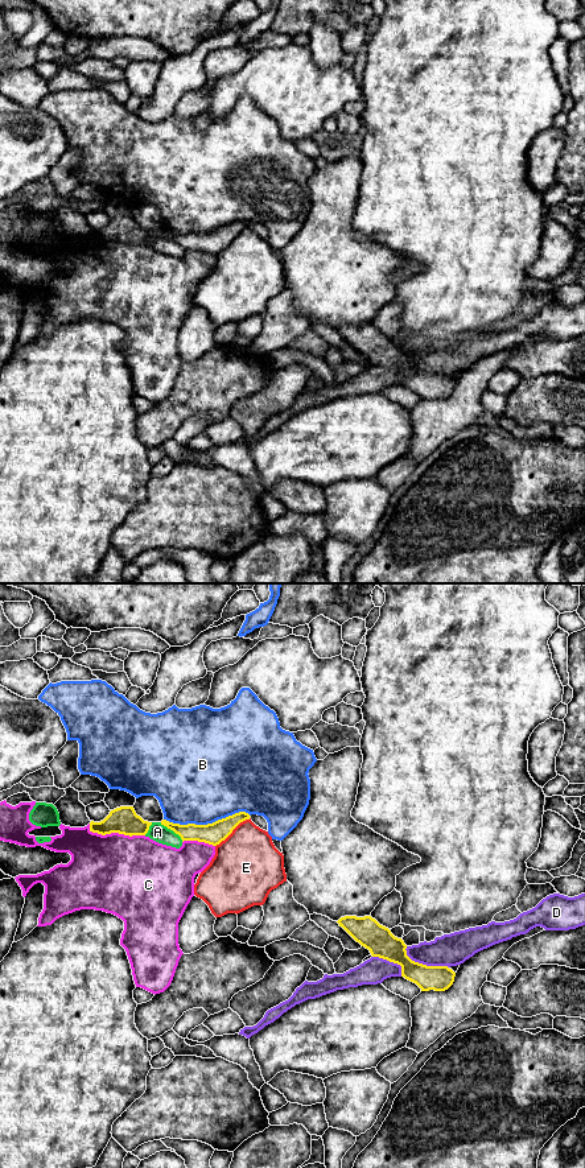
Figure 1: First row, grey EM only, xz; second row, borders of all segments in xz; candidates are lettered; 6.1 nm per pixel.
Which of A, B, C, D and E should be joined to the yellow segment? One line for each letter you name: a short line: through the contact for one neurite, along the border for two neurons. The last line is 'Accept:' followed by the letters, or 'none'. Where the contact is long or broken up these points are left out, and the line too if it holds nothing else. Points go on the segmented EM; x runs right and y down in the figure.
Accept: none

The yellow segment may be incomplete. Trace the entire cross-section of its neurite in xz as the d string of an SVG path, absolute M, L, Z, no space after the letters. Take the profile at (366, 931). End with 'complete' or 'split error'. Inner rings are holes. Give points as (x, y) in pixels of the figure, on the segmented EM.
M345 916L338 921L357 942L379 957L401 966L401 977L416 983L421 991L445 991L453 982L456 973L448 966L427 966L412 961L407 956L407 945L391 930L380 925L371 916Z | complete

